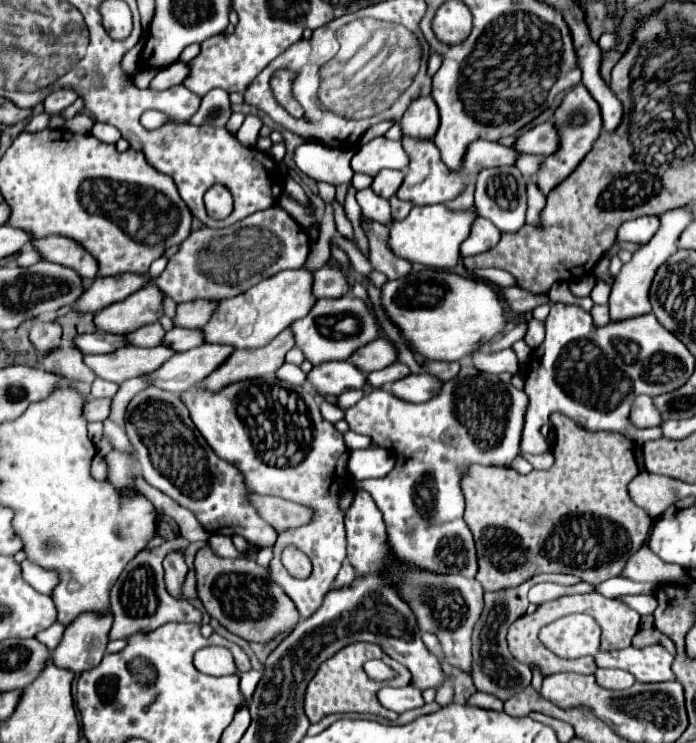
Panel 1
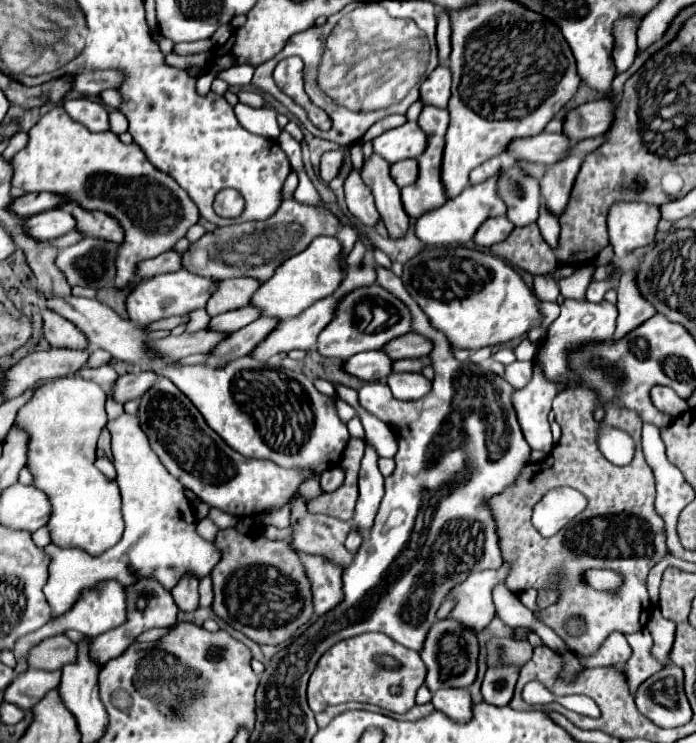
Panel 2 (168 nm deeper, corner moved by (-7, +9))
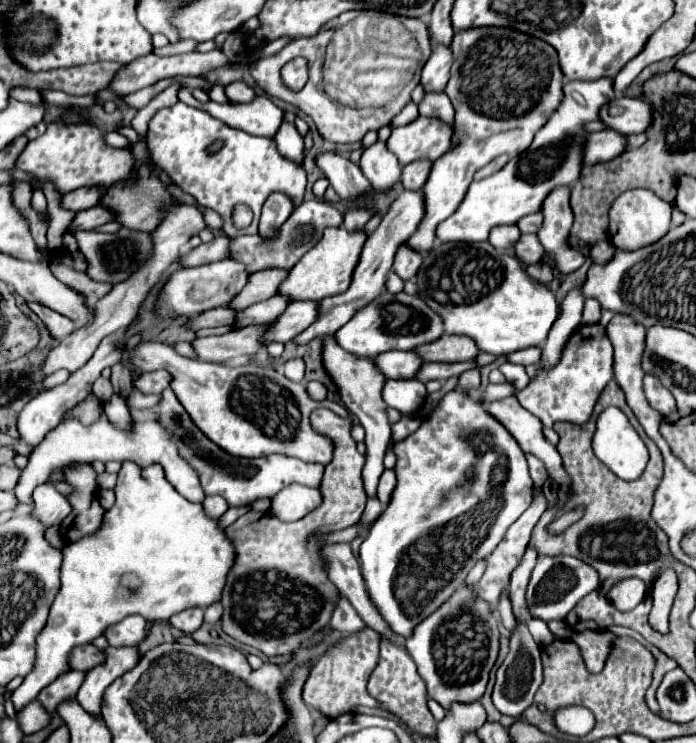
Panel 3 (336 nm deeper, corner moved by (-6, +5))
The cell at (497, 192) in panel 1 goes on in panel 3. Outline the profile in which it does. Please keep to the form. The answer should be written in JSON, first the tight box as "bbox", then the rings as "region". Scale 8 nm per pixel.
{"bbox":[517,213,543,233],"region":[[[535,213],[535,215],[523,217],[523,219],[517,223],[517,227],[521,229],[521,233],[537,233],[539,227],[541,227],[541,223],[543,223],[543,215],[541,215],[541,213]]]}

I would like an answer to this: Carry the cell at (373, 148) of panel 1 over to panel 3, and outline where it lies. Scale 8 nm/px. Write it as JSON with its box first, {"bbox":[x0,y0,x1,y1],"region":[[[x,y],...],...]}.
{"bbox":[387,115,455,165],"region":[[[419,115],[415,121],[403,127],[395,127],[387,139],[387,147],[397,155],[401,165],[417,159],[435,161],[455,147],[453,123]]]}

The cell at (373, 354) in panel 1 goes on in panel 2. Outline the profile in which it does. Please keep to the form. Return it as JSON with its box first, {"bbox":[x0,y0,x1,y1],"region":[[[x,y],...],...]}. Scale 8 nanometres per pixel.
{"bbox":[384,333,432,361],"region":[[[406,333],[404,337],[396,337],[384,345],[384,353],[388,353],[394,361],[406,359],[406,357],[424,357],[432,349],[432,343],[418,335],[418,333]]]}

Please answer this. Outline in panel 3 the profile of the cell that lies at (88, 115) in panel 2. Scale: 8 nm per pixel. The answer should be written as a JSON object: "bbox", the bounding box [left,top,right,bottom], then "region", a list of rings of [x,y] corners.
{"bbox":[10,87,44,103],"region":[[[17,87],[10,91],[10,96],[27,103],[44,103],[39,95],[39,90],[27,87]]]}

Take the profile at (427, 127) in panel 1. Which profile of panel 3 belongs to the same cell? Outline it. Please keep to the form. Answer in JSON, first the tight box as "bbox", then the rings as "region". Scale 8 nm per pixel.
{"bbox":[421,43,451,91],"region":[[[435,43],[429,61],[421,69],[421,85],[425,91],[443,91],[451,75],[451,49]]]}

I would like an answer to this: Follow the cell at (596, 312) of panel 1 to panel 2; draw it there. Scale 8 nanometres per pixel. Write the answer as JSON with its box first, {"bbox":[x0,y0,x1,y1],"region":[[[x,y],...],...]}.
{"bbox":[534,299,616,381],"region":[[[566,299],[560,305],[562,313],[560,317],[548,327],[548,345],[538,349],[534,361],[540,361],[544,367],[544,373],[548,379],[556,381],[556,379],[564,379],[568,375],[566,369],[566,353],[570,349],[574,349],[580,343],[588,343],[588,341],[606,341],[612,339],[614,335],[614,327],[616,327],[616,305],[608,303],[608,301],[600,301],[600,303],[590,303],[590,301],[572,301]]]}

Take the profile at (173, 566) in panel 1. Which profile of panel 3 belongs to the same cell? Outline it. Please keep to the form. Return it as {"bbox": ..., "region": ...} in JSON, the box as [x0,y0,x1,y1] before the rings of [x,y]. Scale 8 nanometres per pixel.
{"bbox":[169,607,203,635],"region":[[[197,607],[197,609],[187,609],[183,613],[177,613],[175,617],[169,619],[169,623],[175,629],[179,629],[179,631],[189,635],[189,633],[193,633],[193,631],[197,631],[201,627],[201,623],[203,623],[203,609]]]}

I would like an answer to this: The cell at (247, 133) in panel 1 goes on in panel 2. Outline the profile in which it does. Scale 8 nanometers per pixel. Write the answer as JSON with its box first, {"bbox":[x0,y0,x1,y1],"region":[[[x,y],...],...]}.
{"bbox":[238,91,266,109],"region":[[[242,91],[242,93],[238,93],[238,99],[244,105],[252,105],[254,109],[258,109],[258,105],[266,105],[266,101],[262,99],[262,95],[254,93],[254,91]]]}

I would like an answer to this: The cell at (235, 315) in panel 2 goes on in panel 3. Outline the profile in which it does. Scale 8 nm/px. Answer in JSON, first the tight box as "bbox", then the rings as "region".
{"bbox":[235,295,291,327],"region":[[[275,295],[267,301],[255,303],[243,311],[237,313],[237,321],[235,327],[247,327],[247,325],[257,325],[257,323],[273,323],[291,303],[291,297],[285,295]]]}

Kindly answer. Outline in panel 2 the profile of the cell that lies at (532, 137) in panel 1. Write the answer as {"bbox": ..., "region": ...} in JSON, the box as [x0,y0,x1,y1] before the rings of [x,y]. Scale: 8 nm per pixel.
{"bbox":[562,99,614,141],"region":[[[606,99],[578,105],[566,113],[562,121],[562,133],[574,141],[602,135],[612,123],[612,109],[614,107]]]}

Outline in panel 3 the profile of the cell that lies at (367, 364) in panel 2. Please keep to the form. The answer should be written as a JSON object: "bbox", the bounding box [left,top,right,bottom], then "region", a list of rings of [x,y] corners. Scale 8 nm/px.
{"bbox":[375,351,425,379],"region":[[[387,351],[377,355],[375,361],[387,379],[413,379],[425,365],[415,351]]]}

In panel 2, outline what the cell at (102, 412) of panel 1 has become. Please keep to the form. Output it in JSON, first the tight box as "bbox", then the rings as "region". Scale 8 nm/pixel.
{"bbox":[110,371,156,403],"region":[[[140,371],[140,373],[126,373],[122,377],[116,379],[116,383],[112,385],[110,393],[112,399],[118,403],[126,403],[132,399],[142,397],[156,381],[156,373],[154,371]]]}

